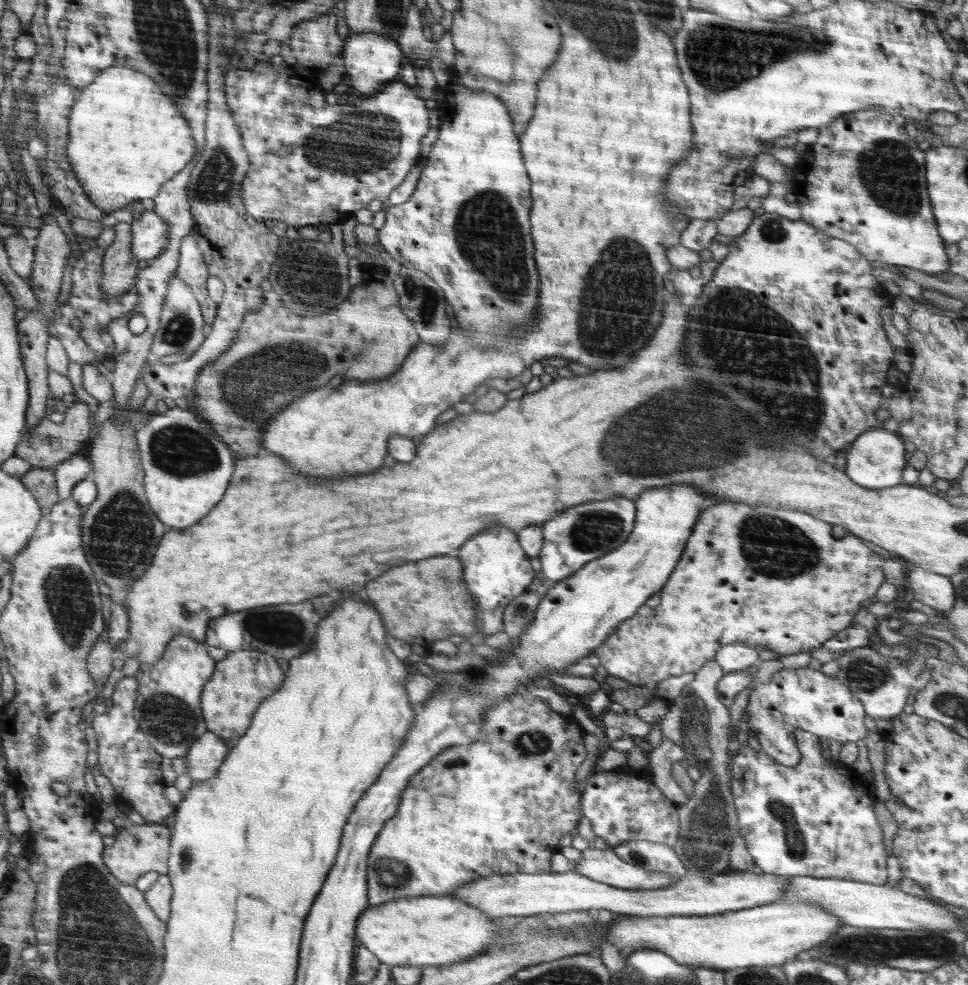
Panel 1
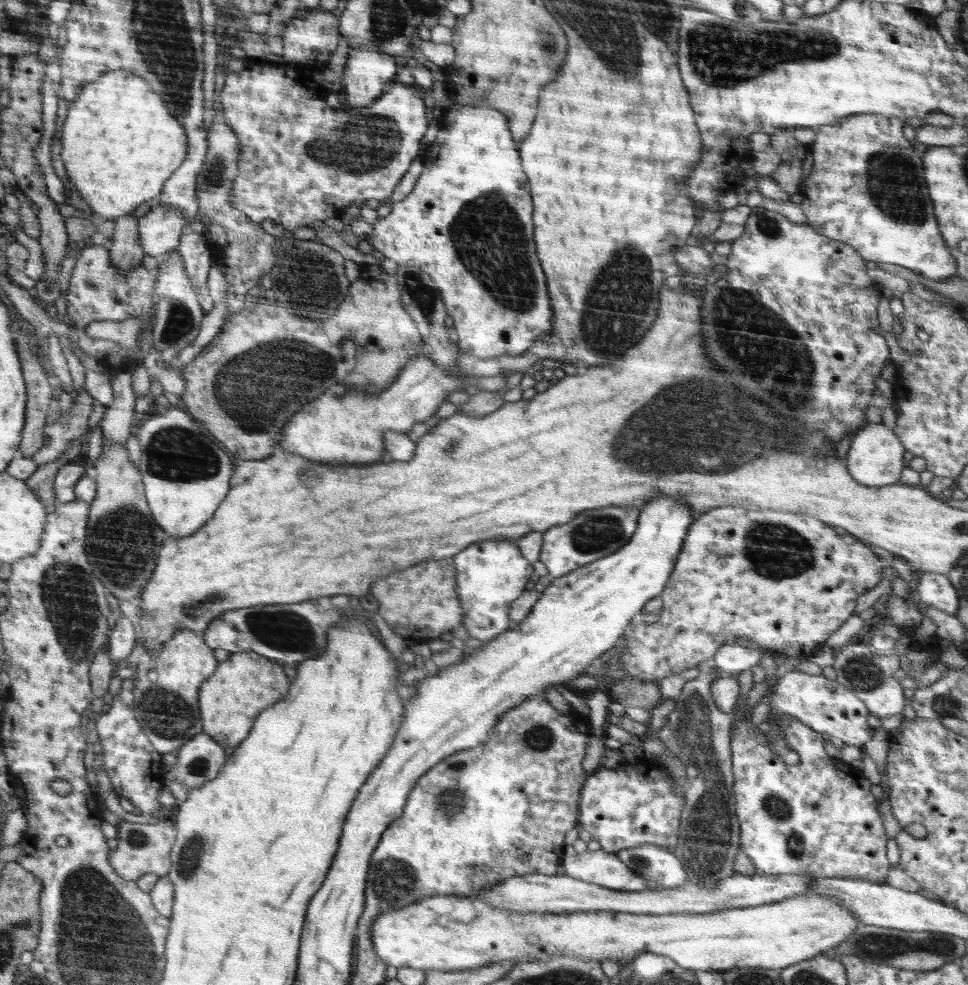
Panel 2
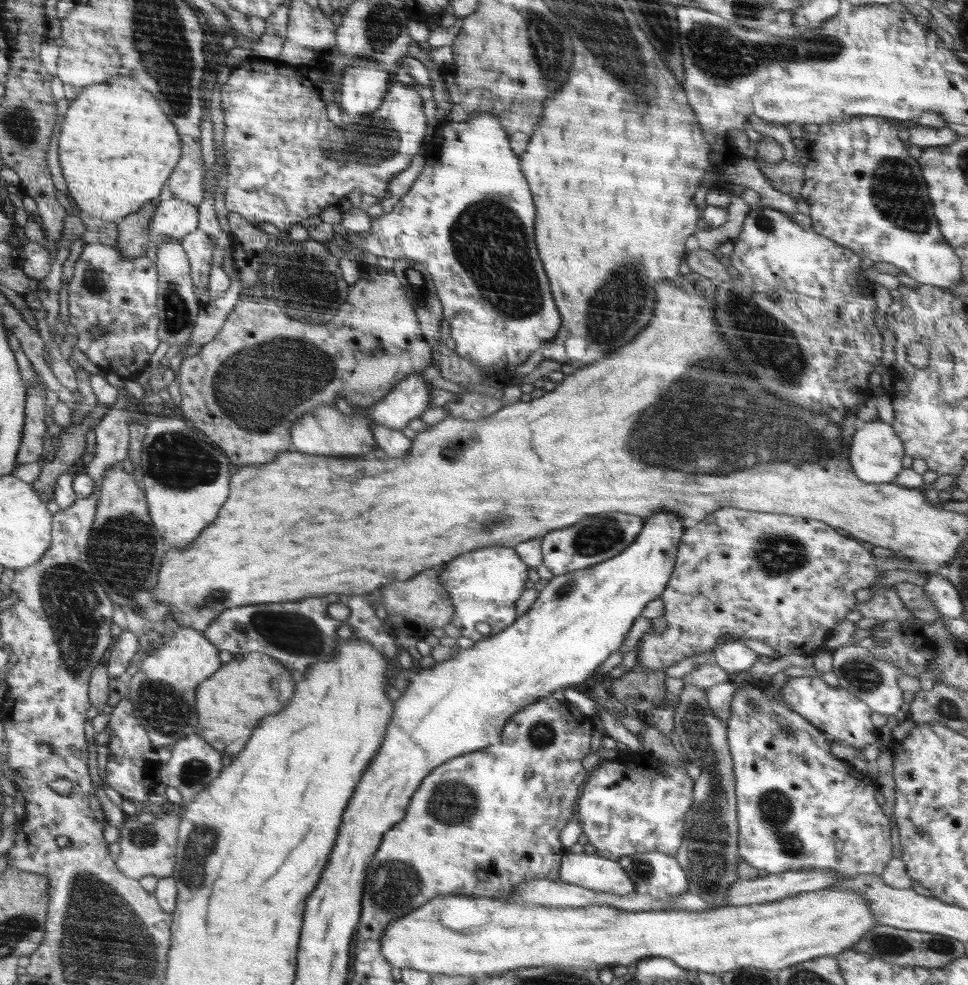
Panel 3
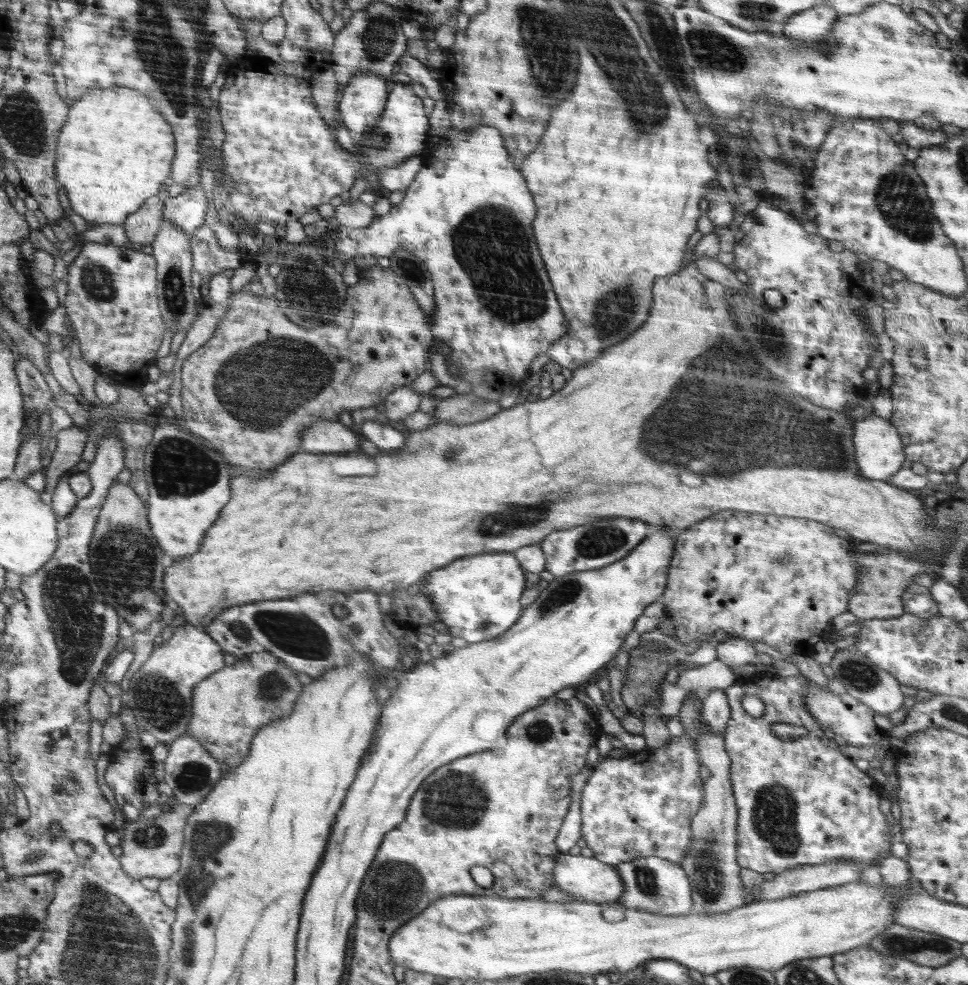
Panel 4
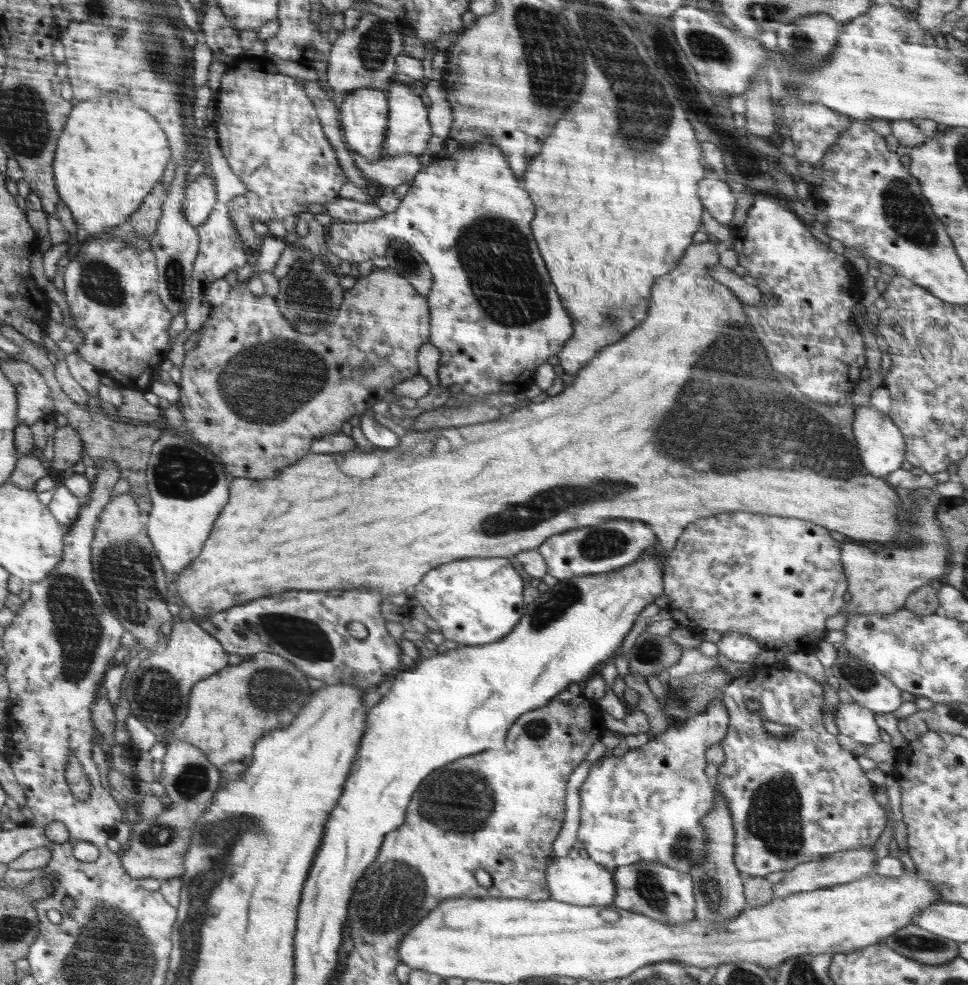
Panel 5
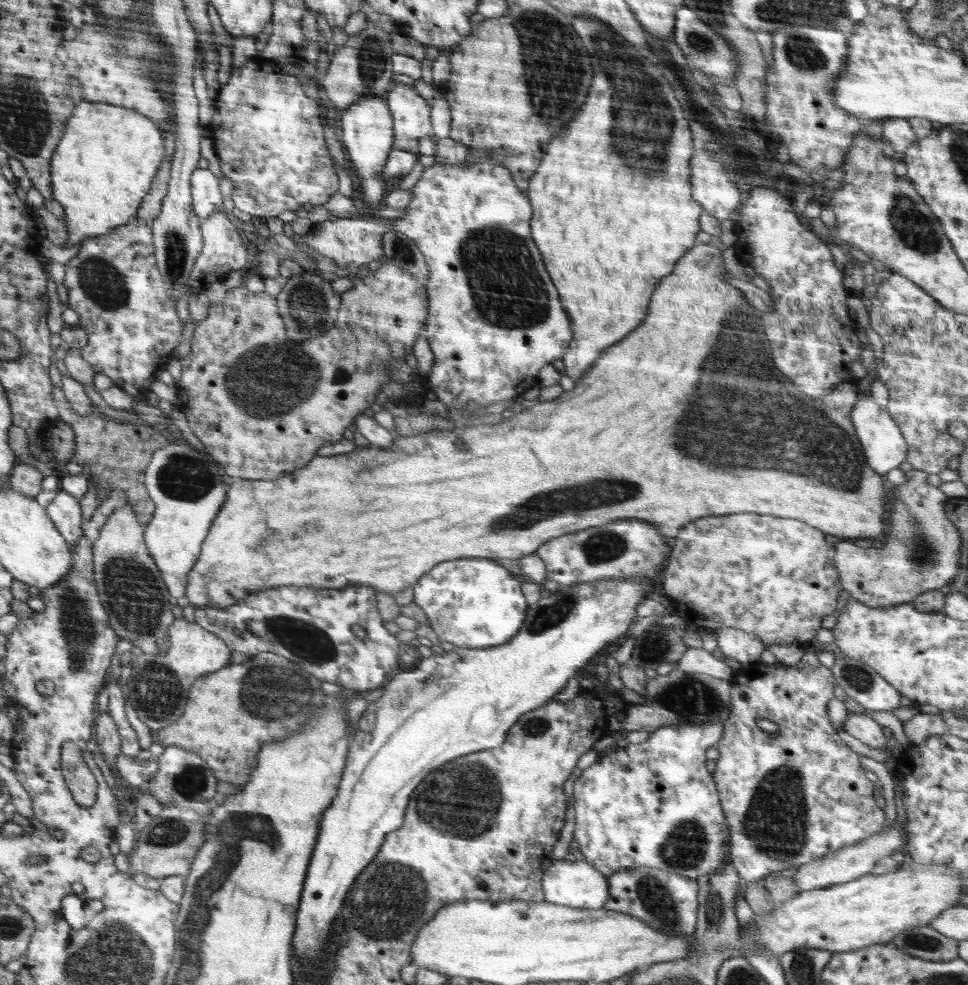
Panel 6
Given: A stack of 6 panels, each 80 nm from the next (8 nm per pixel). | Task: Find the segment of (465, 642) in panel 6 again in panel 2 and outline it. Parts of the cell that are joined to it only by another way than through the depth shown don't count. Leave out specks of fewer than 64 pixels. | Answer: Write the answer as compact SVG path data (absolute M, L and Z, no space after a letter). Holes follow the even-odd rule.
M484 540L467 546L451 558L456 567L457 597L461 602L464 626L470 638L491 641L508 630L509 610L512 602L531 586L530 576L534 573L533 566L522 557L520 549L514 540Z

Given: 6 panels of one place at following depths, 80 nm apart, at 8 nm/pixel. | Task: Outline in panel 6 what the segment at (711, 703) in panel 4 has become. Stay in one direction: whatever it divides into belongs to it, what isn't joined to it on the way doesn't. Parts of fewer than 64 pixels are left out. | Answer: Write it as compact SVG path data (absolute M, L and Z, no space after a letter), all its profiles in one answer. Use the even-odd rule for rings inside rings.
M709 720L694 726L663 726L650 733L646 742L611 748L584 769L573 784L576 820L573 839L598 872L606 877L635 866L649 866L680 874L690 880L717 872L727 862L729 827L713 776L706 769L707 748L723 733L724 720Z

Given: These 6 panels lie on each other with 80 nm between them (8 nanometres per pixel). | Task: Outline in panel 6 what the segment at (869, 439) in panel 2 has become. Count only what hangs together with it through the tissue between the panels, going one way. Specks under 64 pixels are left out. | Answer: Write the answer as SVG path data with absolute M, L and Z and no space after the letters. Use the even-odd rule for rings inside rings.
M872 397L857 399L854 403L850 415L851 421L855 426L856 434L863 446L863 452L867 458L867 465L875 472L885 475L905 461L908 445L904 440L900 427L890 416L886 406L876 404Z

